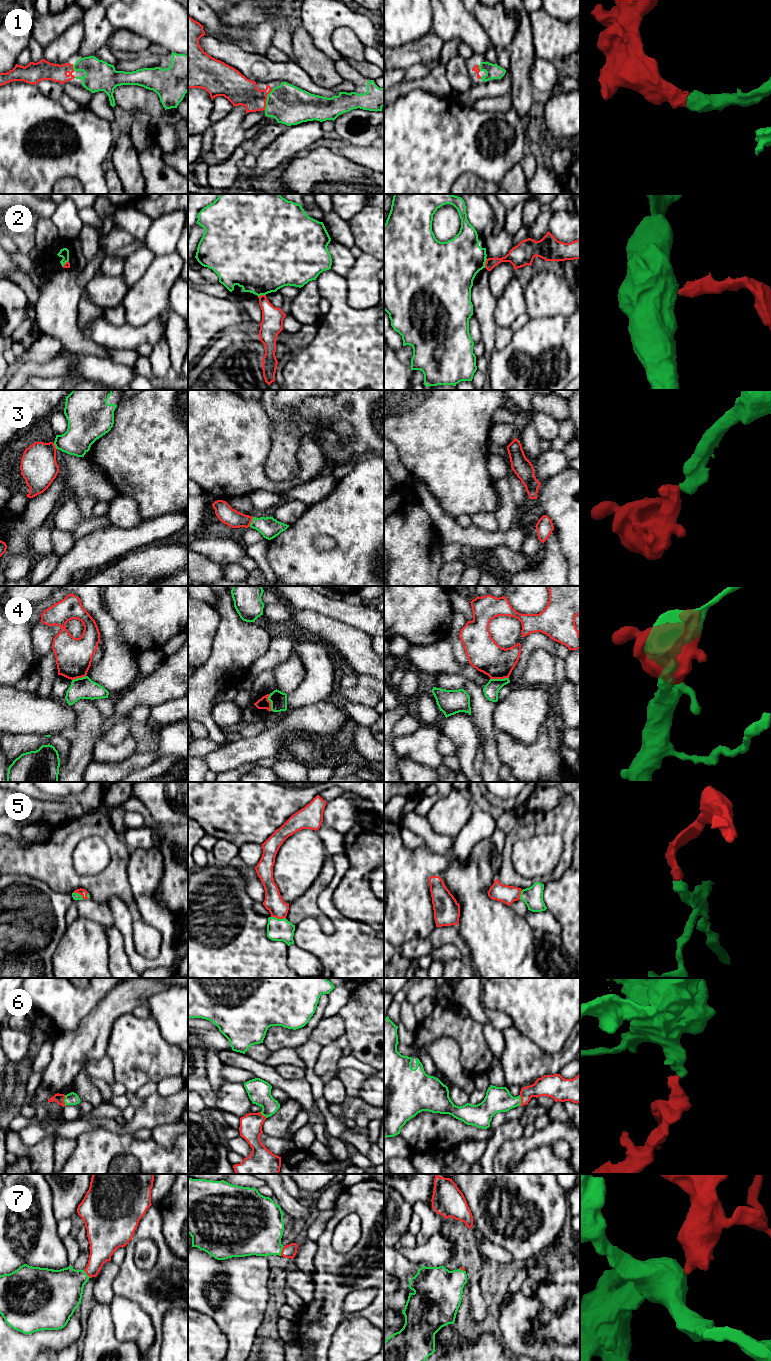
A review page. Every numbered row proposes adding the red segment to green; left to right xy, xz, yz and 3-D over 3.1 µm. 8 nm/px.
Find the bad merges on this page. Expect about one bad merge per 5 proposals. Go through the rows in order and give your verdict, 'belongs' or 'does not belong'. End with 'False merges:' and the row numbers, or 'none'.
1: belongs
2: does not belong
3: belongs
4: does not belong
5: belongs
6: belongs
7: belongs
False merges: 2, 4

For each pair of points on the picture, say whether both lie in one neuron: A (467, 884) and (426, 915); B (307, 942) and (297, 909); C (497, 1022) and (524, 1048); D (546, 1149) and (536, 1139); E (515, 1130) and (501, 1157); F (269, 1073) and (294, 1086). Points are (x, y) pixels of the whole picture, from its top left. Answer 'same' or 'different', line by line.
A: different
B: different
C: different
D: different
E: different
F: same

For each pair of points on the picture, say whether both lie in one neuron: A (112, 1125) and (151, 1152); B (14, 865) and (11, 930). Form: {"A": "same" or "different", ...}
{"A": "different", "B": "different"}

